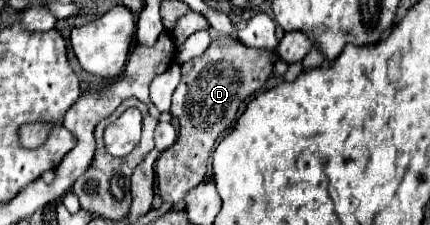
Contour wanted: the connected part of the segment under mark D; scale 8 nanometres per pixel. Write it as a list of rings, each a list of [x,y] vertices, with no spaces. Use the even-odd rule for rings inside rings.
[[[232,37],[212,39],[210,47],[202,55],[190,59],[188,63],[182,63],[182,81],[180,81],[180,87],[172,95],[172,109],[170,109],[170,113],[180,123],[178,139],[172,147],[162,151],[158,161],[156,161],[158,191],[160,191],[164,201],[176,203],[176,201],[184,199],[190,189],[194,189],[198,183],[204,181],[204,177],[208,173],[208,157],[212,153],[214,143],[220,139],[220,135],[224,135],[232,129],[240,105],[244,103],[244,99],[248,99],[250,95],[254,95],[256,91],[260,91],[264,87],[266,79],[272,73],[272,67],[274,67],[274,53],[272,51],[246,47],[244,43],[240,43],[238,39],[232,39]]]

